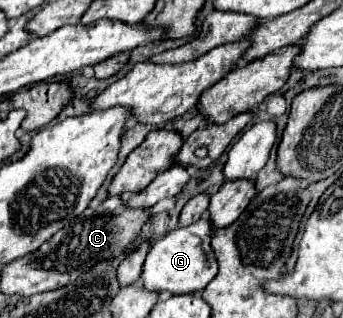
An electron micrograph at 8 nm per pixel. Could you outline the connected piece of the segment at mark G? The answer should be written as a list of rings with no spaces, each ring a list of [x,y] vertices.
[[[201,217],[197,223],[191,223],[187,227],[177,227],[169,231],[165,237],[157,239],[151,245],[151,251],[147,253],[141,283],[149,291],[171,291],[175,295],[183,293],[199,293],[207,287],[207,283],[217,275],[217,259],[211,251],[211,219]]]

